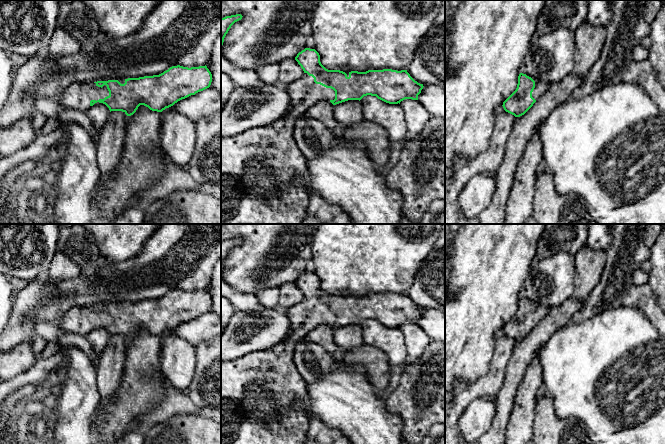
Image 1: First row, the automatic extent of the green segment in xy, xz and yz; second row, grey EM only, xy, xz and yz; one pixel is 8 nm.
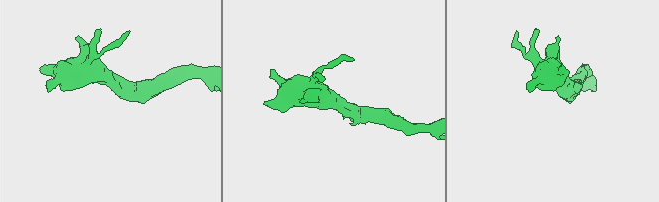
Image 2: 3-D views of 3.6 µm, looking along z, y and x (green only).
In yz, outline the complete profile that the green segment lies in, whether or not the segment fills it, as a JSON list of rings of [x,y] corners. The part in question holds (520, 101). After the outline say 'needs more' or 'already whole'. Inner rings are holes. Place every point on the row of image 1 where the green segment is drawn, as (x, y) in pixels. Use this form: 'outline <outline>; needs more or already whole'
outline [[[520,73],[516,90],[503,102],[502,106],[506,112],[520,117],[544,95],[547,87],[547,83],[534,81],[526,74]]]; needs more

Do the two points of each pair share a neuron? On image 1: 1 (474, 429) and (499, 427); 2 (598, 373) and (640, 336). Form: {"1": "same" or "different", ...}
{"1": "different", "2": "same"}

